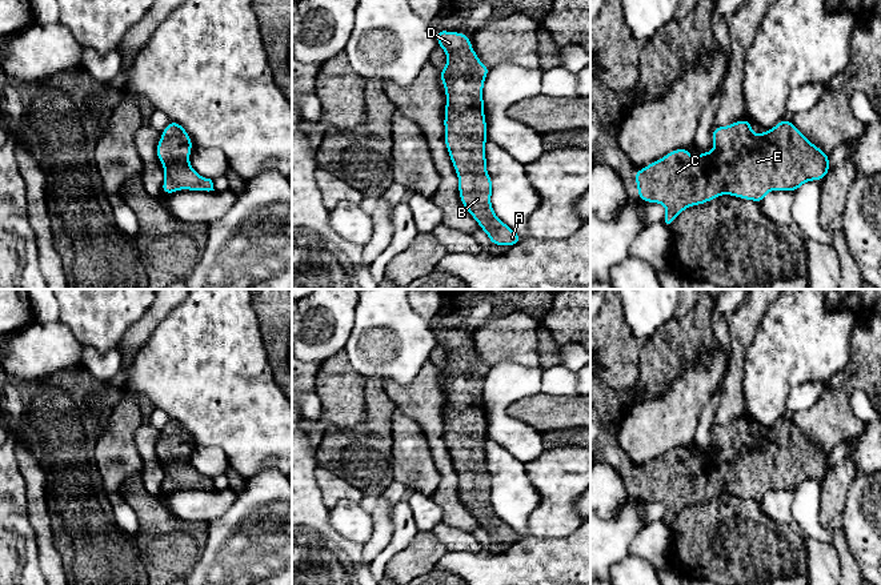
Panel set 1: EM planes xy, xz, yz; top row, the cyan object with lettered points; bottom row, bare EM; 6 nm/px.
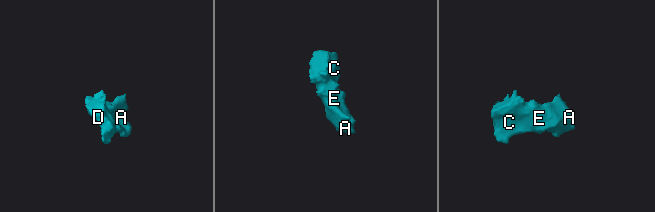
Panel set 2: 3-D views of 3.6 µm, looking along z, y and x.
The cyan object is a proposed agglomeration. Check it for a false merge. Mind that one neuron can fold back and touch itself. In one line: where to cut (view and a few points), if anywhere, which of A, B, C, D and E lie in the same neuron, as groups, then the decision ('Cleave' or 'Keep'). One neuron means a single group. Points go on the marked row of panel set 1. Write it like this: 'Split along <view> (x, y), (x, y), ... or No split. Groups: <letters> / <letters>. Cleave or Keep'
No split. Groups: A B C D E. Keep

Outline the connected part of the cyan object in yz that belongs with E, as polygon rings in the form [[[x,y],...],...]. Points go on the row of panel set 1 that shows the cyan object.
[[[738,120],[726,127],[716,127],[712,132],[712,137],[714,148],[706,153],[698,153],[696,157],[690,157],[688,147],[685,147],[669,152],[641,171],[636,169],[634,180],[638,189],[638,199],[646,203],[658,203],[665,207],[666,216],[662,224],[666,228],[669,228],[677,215],[686,208],[705,204],[720,195],[730,195],[761,204],[765,195],[772,189],[794,192],[806,181],[824,180],[830,171],[829,155],[812,144],[800,129],[788,120],[781,120],[772,131],[765,131],[760,135],[752,132],[752,121]]]

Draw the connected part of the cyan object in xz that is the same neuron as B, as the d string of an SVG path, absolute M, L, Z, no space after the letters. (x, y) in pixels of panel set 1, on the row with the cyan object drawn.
M442 29L436 31L436 37L439 47L446 52L446 67L440 69L446 95L444 140L458 176L457 187L461 203L488 235L492 245L516 245L522 237L496 216L490 204L492 177L486 173L485 141L488 135L482 99L484 81L489 68L480 61L473 51L469 35Z

